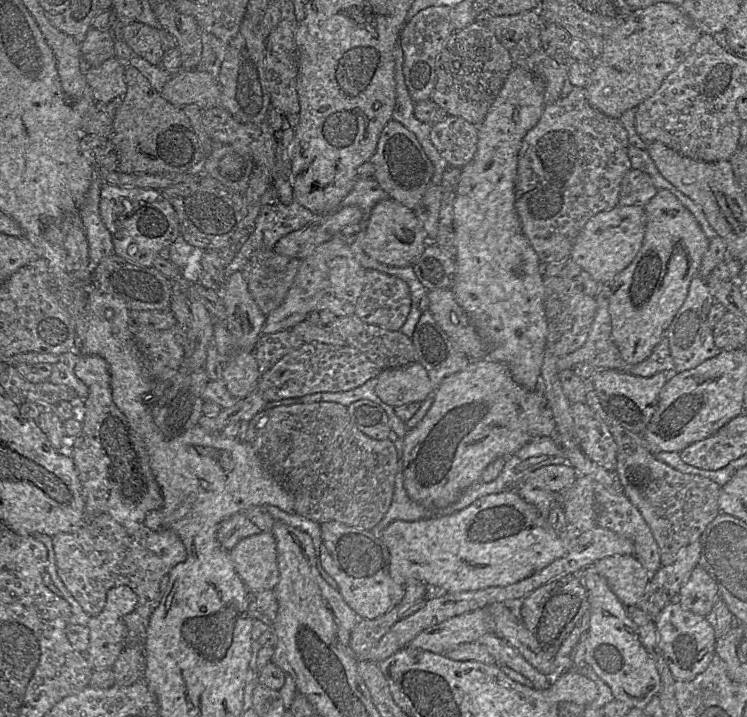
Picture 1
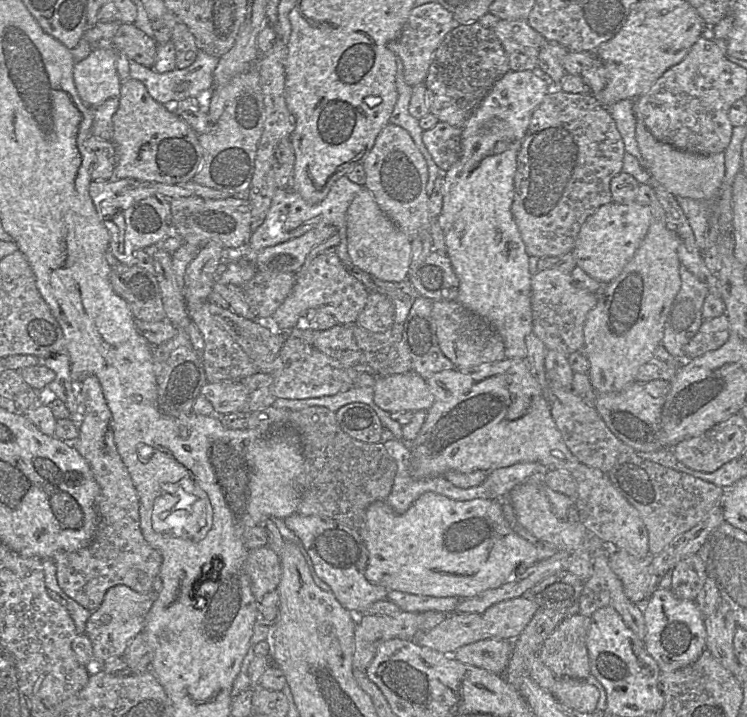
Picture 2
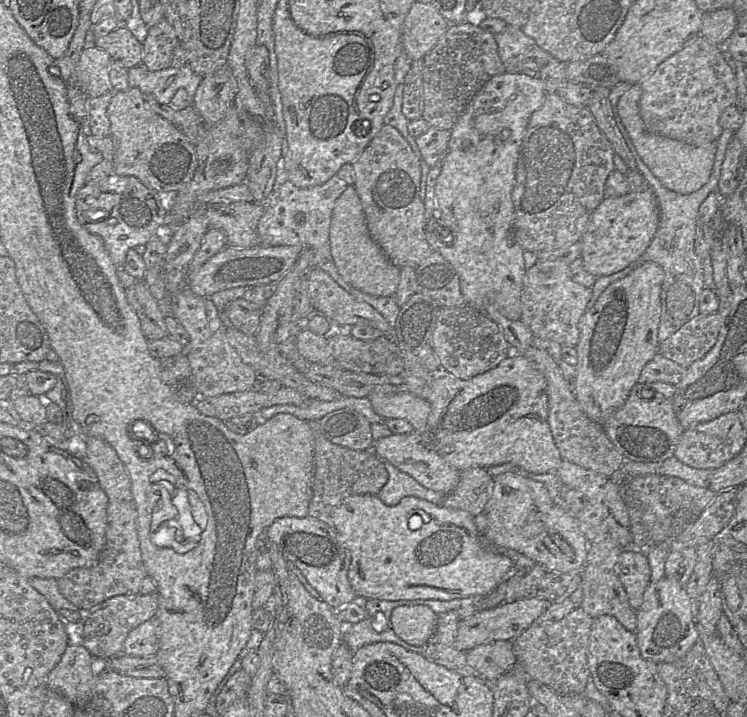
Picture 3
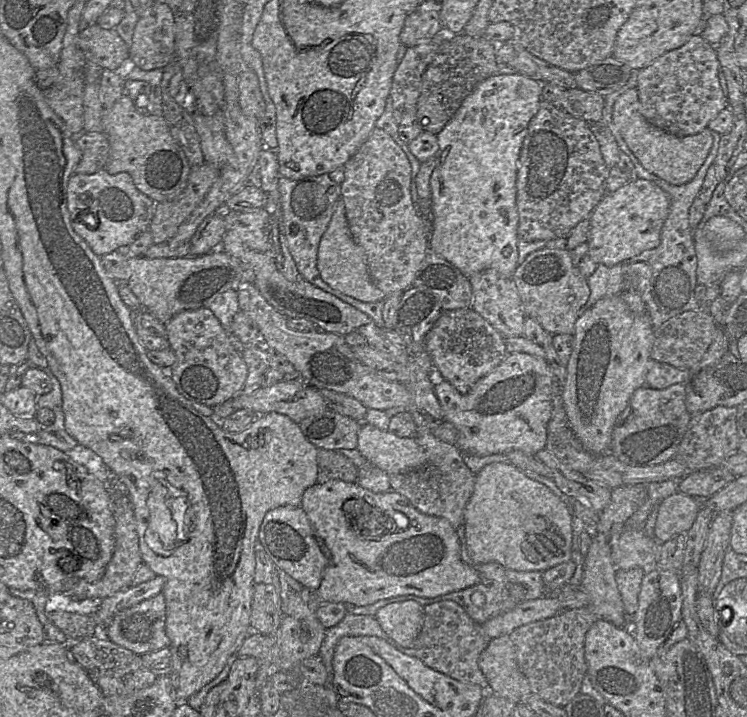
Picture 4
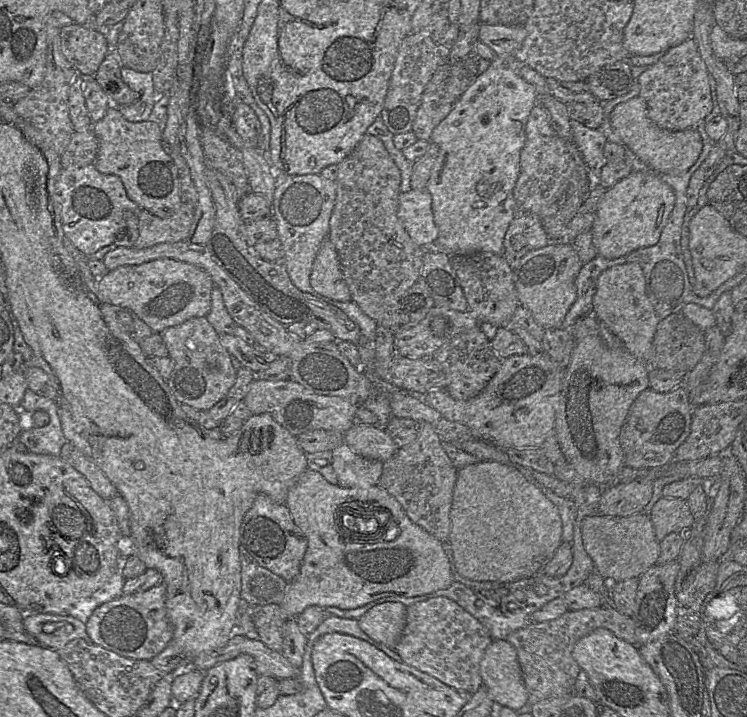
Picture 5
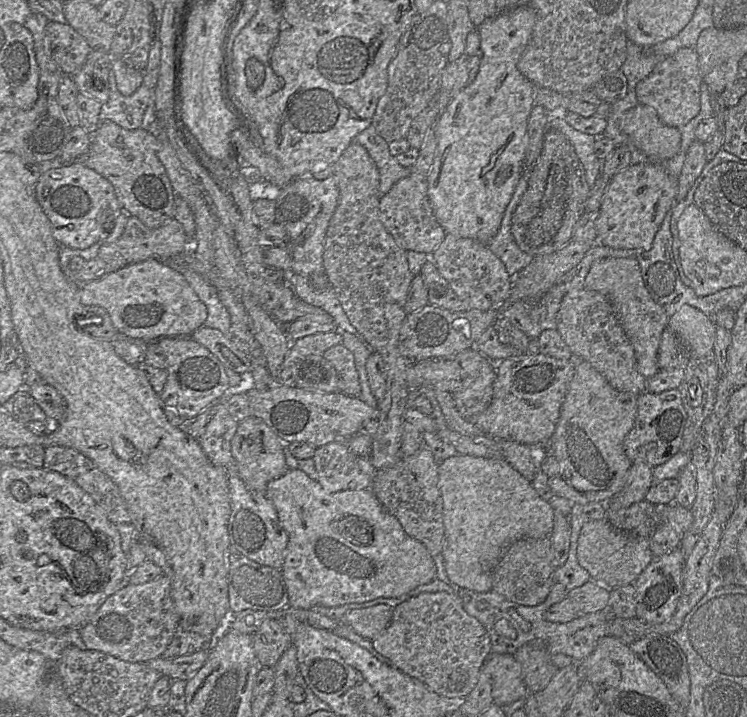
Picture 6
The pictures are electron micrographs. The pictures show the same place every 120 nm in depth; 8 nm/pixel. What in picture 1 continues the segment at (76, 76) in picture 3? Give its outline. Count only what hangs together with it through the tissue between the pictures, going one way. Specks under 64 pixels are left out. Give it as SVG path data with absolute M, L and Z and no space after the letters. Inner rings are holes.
M113 57L98 66L91 66L85 72L94 101L107 103L118 96L123 97L127 89L124 80L126 65Z

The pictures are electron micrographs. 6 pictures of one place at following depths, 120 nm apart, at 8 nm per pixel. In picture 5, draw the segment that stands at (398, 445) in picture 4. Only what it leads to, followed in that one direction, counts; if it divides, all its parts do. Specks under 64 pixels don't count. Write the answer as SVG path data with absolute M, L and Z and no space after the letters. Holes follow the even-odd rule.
M353 425L344 434L344 442L356 454L383 463L399 449L385 428L374 425Z

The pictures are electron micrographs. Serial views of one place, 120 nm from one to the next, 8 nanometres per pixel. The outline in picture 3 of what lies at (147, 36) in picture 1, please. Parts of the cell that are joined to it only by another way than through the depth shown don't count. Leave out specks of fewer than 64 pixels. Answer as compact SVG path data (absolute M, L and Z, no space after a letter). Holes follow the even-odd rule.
M120 23L120 27L107 35L95 38L94 41L96 47L110 55L112 62L116 62L126 69L142 63L142 43L123 23Z

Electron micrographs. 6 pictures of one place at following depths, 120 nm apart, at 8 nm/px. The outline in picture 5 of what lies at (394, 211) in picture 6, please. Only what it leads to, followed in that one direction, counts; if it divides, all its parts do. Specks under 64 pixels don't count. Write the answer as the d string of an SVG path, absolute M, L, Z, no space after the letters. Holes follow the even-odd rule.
M411 189L399 194L397 216L411 239L419 246L433 243L439 234L432 211L432 198L426 190Z

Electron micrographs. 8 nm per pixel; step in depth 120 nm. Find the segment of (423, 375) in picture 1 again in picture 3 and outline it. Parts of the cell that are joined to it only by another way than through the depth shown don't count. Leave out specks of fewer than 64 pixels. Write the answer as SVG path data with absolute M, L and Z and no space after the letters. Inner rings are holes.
M377 391L369 395L369 400L375 413L384 420L406 420L412 425L414 432L425 434L431 411L427 400L410 392L385 394Z

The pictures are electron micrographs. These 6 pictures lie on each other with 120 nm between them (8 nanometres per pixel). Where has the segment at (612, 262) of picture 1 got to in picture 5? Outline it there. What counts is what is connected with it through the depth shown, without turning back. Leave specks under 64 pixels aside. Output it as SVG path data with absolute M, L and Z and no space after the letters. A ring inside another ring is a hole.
M654 171L631 172L602 196L591 228L598 255L616 259L634 250L654 246L675 205L675 192Z

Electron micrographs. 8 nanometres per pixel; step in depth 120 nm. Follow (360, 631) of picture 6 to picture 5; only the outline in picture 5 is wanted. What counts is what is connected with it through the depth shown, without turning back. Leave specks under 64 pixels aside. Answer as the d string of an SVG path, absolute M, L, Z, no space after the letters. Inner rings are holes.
M386 602L369 609L357 621L371 639L394 649L406 624L406 608L399 602Z

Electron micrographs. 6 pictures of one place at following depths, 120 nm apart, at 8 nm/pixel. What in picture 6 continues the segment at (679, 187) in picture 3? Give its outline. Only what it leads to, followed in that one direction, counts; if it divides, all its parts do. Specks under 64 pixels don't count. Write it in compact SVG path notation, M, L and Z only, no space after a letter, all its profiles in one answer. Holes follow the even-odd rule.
M637 104L621 119L621 131L630 143L652 160L667 160L680 150L681 133L665 125L649 106Z

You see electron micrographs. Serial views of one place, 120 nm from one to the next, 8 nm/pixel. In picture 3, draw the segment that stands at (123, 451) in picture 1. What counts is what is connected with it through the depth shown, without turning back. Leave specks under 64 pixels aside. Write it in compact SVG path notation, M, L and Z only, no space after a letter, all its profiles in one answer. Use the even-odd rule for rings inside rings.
M86 435L86 461L96 473L108 497L106 542L97 563L91 567L74 568L57 579L60 593L74 606L91 611L105 600L117 595L140 594L142 580L147 576L137 535L137 511L124 464L105 440Z

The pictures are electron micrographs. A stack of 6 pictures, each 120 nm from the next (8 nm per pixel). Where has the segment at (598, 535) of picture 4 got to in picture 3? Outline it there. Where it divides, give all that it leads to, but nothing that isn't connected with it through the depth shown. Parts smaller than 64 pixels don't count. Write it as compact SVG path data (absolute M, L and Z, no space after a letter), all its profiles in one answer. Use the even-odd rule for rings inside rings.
M605 537L589 543L580 584L583 592L580 607L592 618L604 614L612 615L627 630L635 632L637 628L637 612L629 604L627 593L619 579L616 568L617 559L622 550L619 542L611 537Z

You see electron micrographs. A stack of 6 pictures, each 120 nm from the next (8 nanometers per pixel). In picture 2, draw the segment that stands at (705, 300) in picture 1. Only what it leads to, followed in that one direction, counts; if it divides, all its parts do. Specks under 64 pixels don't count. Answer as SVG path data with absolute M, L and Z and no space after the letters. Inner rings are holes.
M683 265L680 266L679 274L681 288L667 316L661 344L683 363L684 346L698 332L704 321L702 308L710 291L704 282Z

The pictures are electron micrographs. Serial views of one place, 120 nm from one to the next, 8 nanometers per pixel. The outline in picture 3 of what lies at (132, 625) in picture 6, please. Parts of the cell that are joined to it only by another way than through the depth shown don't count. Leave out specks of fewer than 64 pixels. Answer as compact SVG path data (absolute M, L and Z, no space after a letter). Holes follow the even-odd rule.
M156 617L138 625L127 635L123 653L135 657L155 656L159 648L159 625Z

